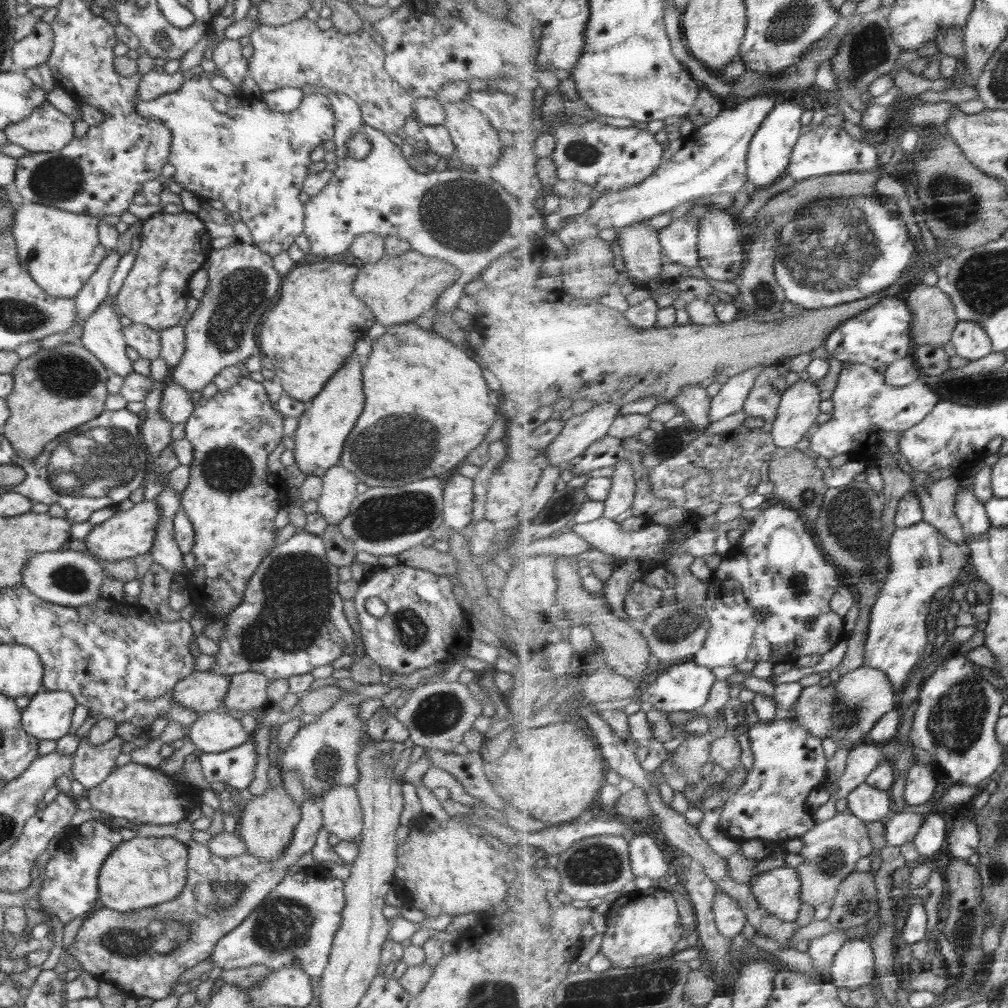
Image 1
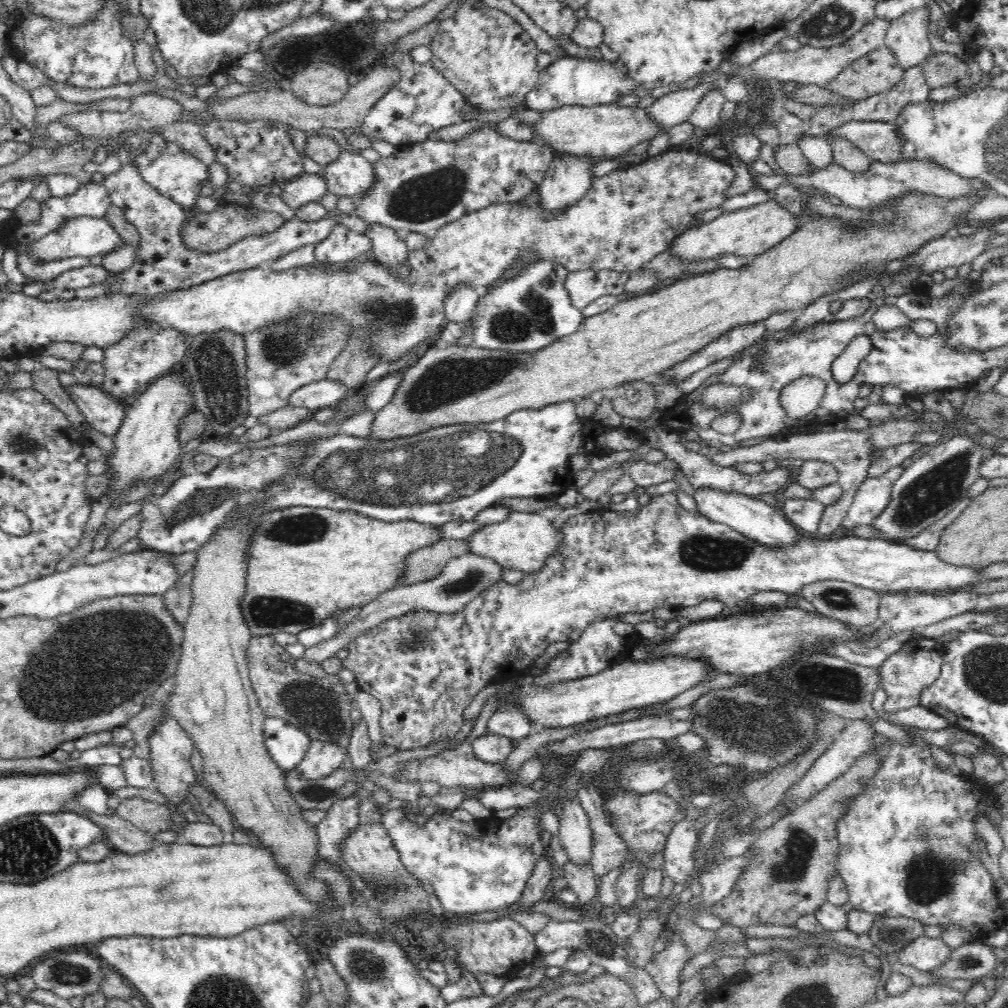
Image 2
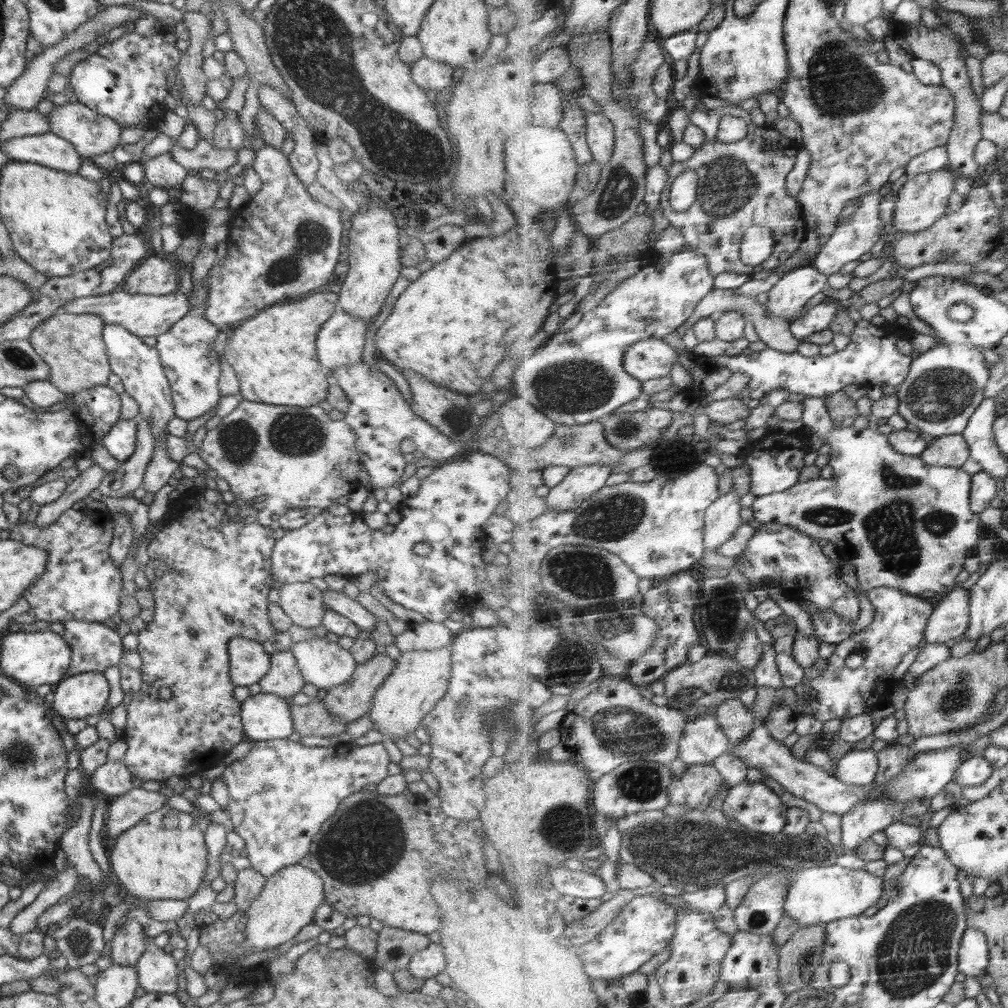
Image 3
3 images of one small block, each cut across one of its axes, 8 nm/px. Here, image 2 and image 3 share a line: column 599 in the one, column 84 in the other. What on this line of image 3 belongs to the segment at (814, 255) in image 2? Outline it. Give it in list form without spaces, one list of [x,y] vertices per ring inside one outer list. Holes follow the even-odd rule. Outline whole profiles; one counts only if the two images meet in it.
[[[62,311],[42,320],[31,331],[30,346],[50,368],[50,383],[66,395],[76,395],[97,385],[107,385],[111,371],[103,339],[104,322],[94,314]]]

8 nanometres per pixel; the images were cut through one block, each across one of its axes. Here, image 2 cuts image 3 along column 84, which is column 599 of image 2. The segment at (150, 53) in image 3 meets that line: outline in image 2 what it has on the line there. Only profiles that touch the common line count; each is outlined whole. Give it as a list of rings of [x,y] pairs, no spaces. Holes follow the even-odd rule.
[[[568,55],[557,57],[553,63],[540,71],[536,86],[525,96],[525,108],[542,113],[568,104],[617,104],[622,96],[634,95],[636,88],[636,81],[628,75],[627,68],[620,61],[582,60]]]

